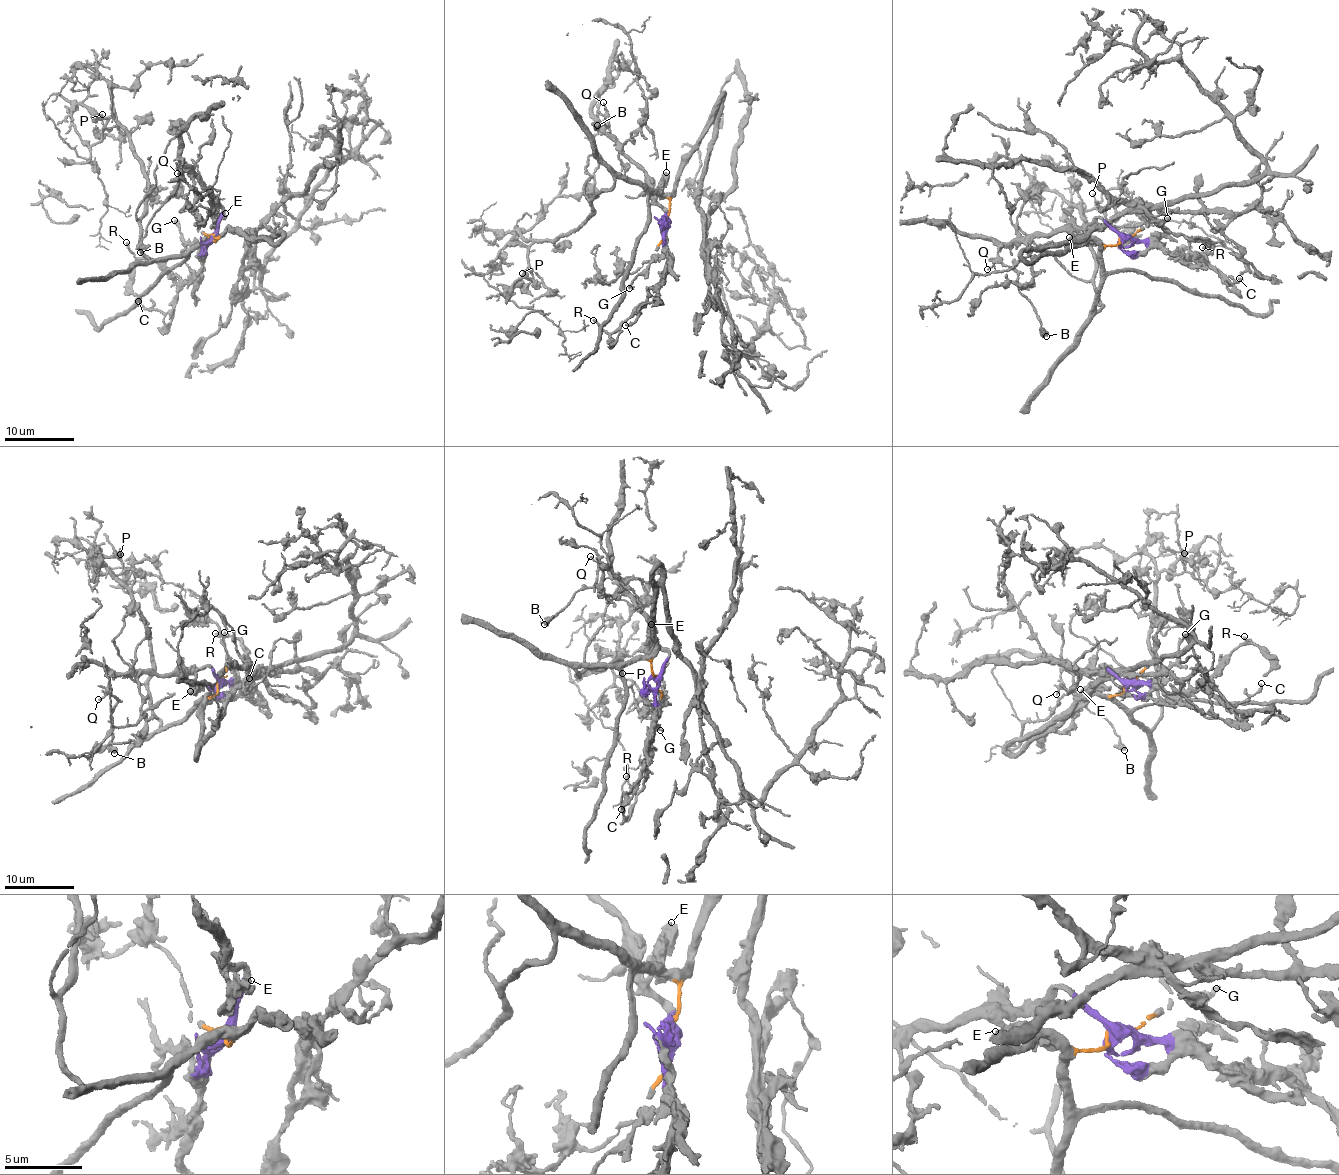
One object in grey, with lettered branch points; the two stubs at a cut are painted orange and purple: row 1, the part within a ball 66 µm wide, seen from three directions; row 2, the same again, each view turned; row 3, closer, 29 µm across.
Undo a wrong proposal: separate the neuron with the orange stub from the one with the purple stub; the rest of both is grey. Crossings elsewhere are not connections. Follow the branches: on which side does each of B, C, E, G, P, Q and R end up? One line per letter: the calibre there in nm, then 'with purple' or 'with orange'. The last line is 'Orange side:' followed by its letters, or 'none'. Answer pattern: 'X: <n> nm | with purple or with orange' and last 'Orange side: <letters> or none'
B: 400 nm | with purple
C: 190 nm | with purple
E: 480 nm | with purple
G: 280 nm | with purple
P: 130 nm | with orange
Q: 150 nm | with purple
R: 240 nm | with purple
Orange side: P

